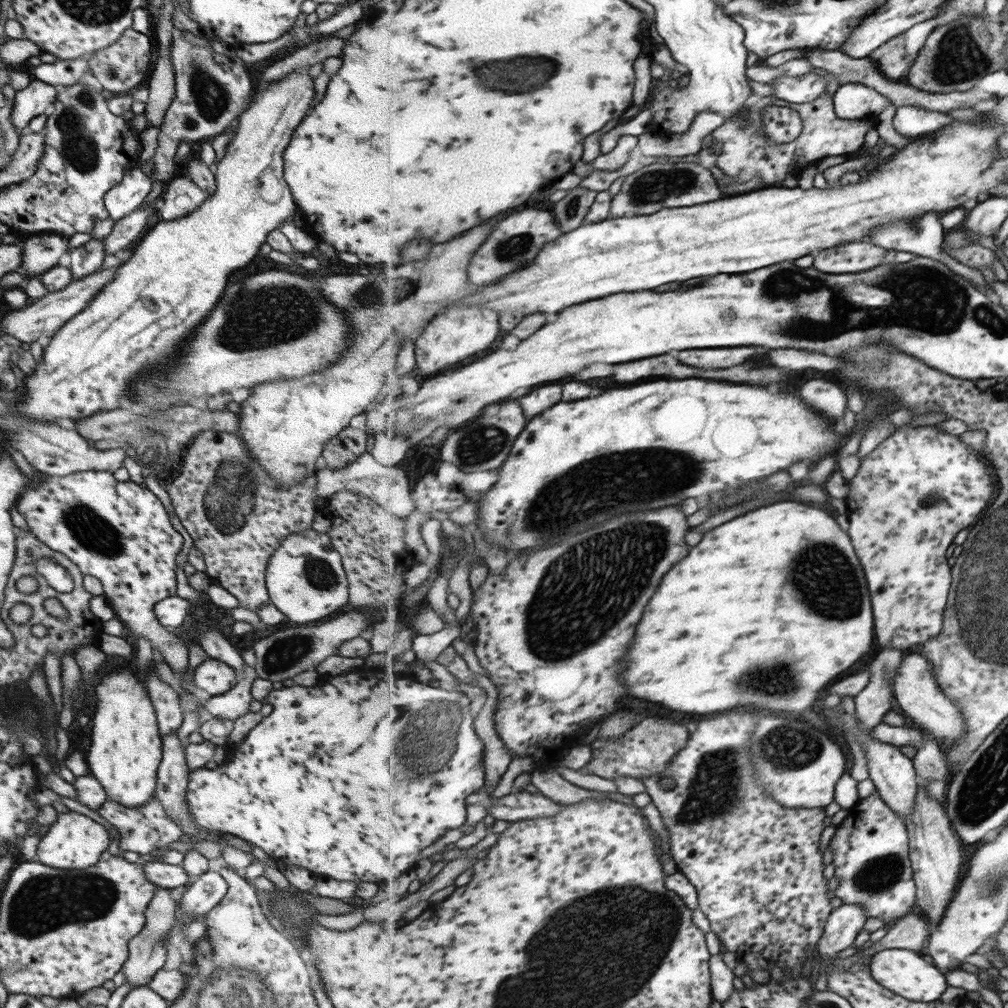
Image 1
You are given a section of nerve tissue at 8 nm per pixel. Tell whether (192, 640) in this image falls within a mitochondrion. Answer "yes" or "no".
no

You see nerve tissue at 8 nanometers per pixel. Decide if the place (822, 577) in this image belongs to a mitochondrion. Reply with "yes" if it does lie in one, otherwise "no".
yes

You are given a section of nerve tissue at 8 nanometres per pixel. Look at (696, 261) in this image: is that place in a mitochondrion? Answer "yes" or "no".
no

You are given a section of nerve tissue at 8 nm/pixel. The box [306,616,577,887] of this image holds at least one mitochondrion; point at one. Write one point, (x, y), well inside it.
(438, 725)

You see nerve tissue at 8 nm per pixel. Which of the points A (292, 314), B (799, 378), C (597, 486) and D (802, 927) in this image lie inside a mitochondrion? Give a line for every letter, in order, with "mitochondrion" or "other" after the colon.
A: mitochondrion
B: other
C: mitochondrion
D: other

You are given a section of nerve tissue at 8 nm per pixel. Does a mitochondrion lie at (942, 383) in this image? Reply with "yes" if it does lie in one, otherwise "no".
no

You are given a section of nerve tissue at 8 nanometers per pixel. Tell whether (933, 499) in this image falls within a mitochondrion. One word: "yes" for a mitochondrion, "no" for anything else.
yes

